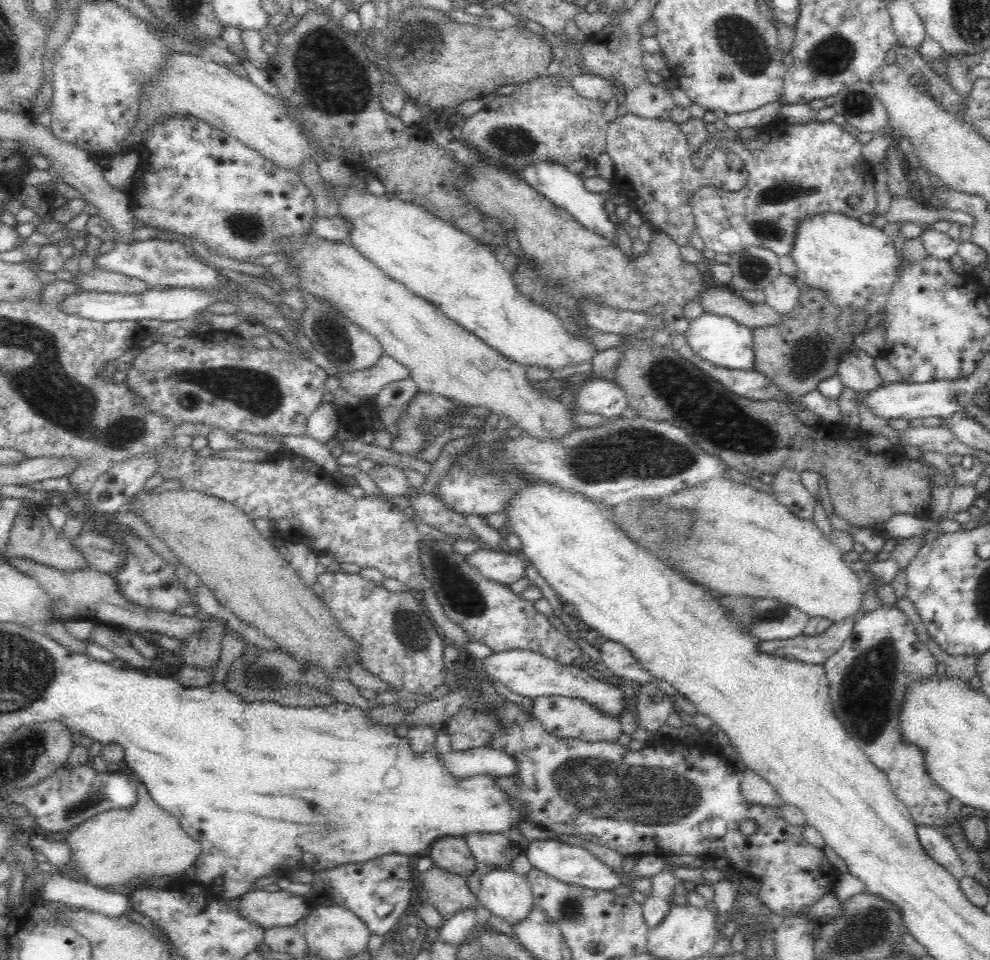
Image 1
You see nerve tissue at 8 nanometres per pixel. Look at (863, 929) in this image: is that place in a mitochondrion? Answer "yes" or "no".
yes

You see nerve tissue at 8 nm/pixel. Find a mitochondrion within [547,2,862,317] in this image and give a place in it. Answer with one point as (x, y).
(744, 41)

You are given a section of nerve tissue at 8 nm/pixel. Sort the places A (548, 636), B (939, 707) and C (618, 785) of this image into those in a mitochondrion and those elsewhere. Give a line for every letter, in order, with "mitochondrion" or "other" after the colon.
A: other
B: other
C: mitochondrion

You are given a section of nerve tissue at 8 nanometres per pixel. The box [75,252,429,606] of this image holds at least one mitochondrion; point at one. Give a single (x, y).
(255, 391)

